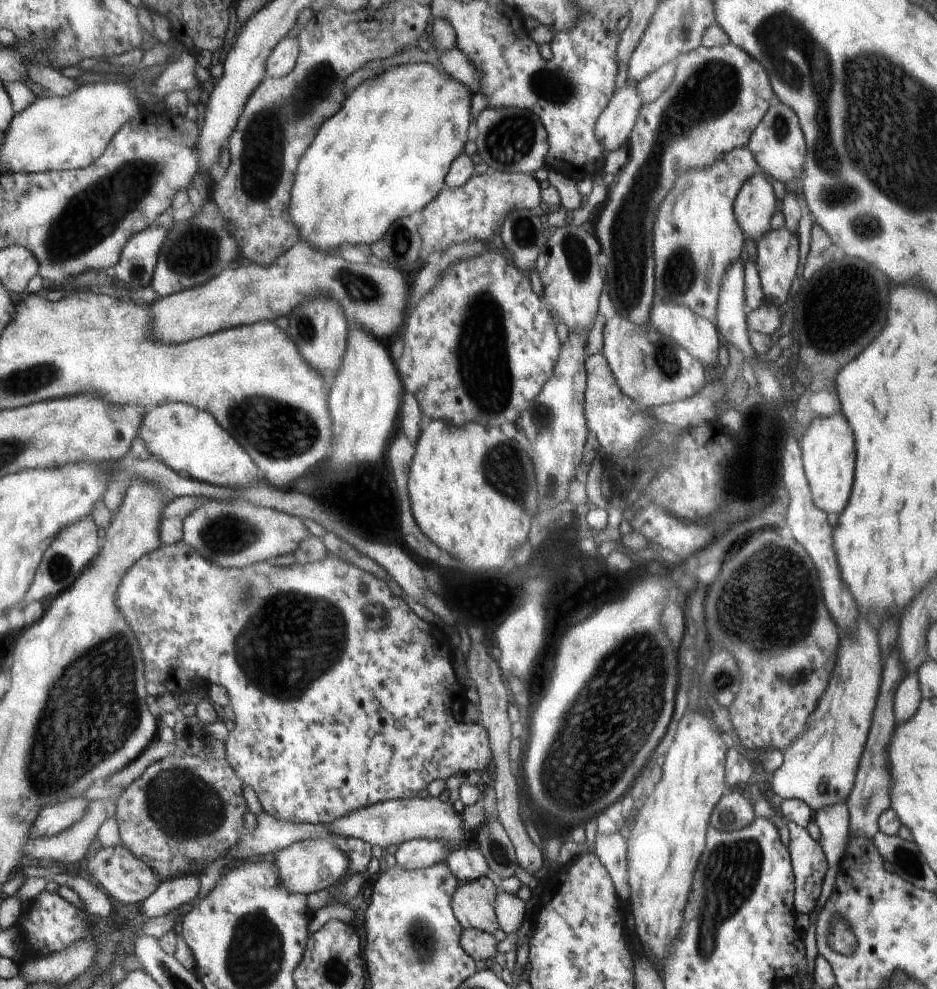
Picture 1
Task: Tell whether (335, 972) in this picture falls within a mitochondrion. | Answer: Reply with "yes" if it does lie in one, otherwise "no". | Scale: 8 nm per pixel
yes

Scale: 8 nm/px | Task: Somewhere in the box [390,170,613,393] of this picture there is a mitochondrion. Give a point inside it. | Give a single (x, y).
(579, 264)

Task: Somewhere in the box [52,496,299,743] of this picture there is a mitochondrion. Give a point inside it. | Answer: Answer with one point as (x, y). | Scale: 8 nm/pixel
(229, 533)

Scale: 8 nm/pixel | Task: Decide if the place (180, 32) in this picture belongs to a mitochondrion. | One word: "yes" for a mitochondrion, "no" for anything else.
no

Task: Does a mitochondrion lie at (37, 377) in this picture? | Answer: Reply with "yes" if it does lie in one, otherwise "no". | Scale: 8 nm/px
yes

